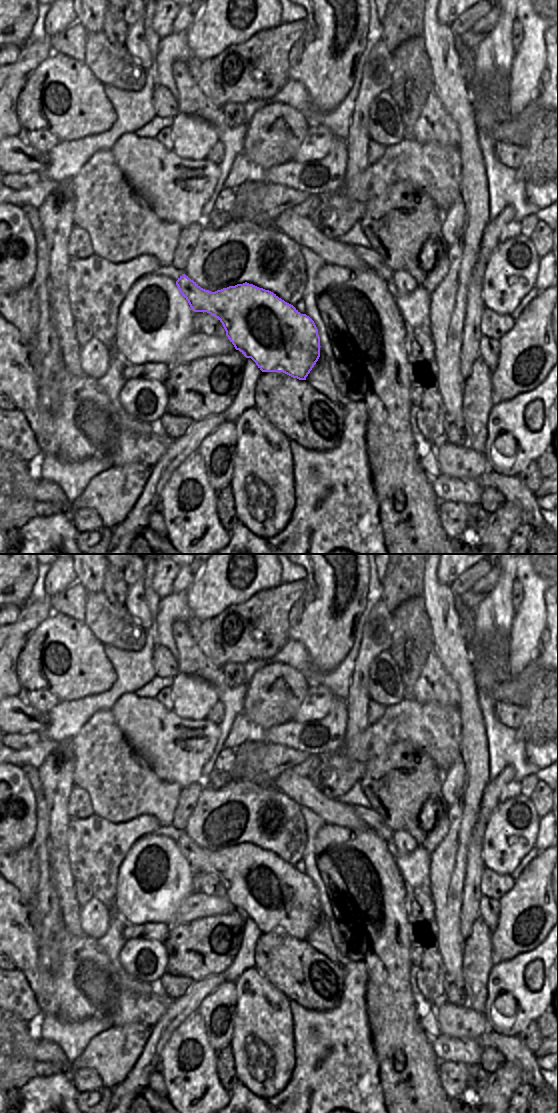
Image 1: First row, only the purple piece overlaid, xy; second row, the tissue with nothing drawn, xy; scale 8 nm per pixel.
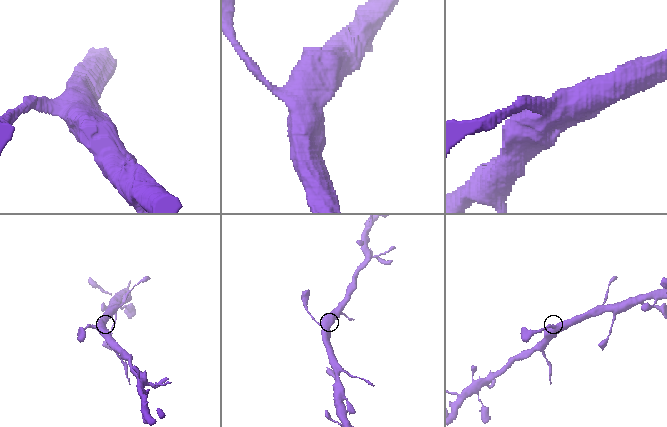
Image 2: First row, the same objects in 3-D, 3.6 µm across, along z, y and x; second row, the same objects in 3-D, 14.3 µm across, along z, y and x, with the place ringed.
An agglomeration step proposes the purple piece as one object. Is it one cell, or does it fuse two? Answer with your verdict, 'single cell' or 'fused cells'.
single cell

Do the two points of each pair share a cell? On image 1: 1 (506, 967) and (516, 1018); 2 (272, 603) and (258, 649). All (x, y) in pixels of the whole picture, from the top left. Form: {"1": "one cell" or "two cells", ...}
{"1": "one cell", "2": "one cell"}

